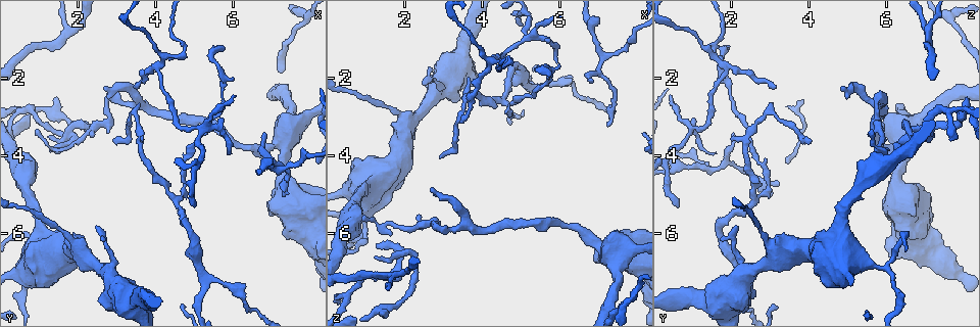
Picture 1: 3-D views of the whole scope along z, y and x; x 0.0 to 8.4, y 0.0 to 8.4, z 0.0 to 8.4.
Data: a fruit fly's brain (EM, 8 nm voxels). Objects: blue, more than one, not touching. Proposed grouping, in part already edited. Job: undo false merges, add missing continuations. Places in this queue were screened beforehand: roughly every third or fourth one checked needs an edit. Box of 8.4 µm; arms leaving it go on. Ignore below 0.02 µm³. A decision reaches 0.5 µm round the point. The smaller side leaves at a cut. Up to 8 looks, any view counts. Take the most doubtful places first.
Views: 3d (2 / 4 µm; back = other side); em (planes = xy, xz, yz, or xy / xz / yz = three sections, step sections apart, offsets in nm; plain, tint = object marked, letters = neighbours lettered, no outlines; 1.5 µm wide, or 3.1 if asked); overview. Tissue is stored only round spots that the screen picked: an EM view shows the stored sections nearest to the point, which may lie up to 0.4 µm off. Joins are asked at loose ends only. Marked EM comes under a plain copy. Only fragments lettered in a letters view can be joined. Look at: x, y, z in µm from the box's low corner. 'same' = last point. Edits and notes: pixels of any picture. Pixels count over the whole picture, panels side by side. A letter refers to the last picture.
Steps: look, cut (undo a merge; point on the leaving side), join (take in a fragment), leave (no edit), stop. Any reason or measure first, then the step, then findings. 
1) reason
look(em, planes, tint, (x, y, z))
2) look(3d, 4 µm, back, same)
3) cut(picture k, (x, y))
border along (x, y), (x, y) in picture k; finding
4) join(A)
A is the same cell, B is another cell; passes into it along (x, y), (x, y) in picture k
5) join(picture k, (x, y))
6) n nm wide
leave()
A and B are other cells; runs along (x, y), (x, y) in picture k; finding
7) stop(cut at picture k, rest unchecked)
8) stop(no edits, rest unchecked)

an open end
look(em, xz, step 8, letters, (1.25, 3.50, 6.60))

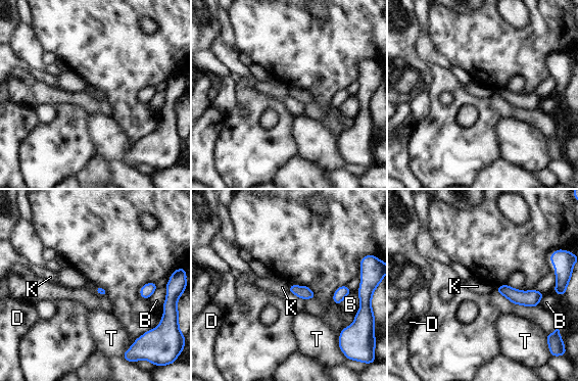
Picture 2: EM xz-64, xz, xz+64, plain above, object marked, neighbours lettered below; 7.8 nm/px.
leave()
B, D, K and T are other cells; border along (290, 285), (288, 291) in picture 2; no lettered fragment goes on from it

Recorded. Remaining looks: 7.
abrupt turn
look(em, planes, tint, (4.70, 1.25, 1.55))

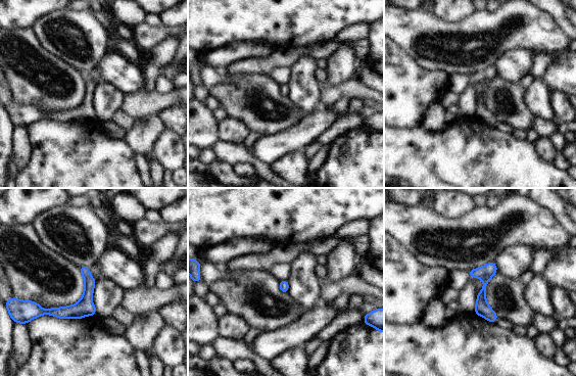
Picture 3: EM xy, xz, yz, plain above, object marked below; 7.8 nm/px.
look(em, planes, letters, same)

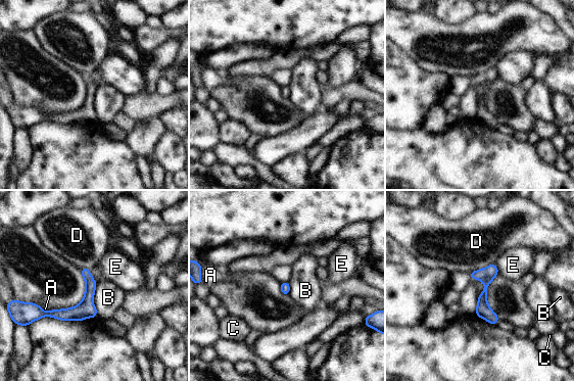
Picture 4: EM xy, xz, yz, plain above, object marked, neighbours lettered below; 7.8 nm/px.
80 nm wide
leave()
A, B, C, D and E are other cells; runs along (93, 283), (75, 314), (27, 310) in picture 4; one neuron here

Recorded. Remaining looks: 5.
thick turns thin
look(3d, 4 µm, (7.25, 4.45, 6.25))

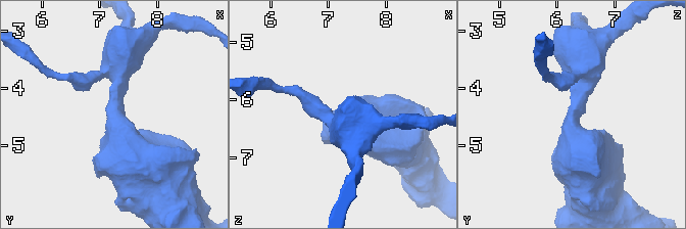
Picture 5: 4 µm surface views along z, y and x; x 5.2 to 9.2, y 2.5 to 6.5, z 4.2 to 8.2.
arms of 300, 850 nm; need the tissue
look(em, planes, tint, (7.25, 4.50, 6.25))

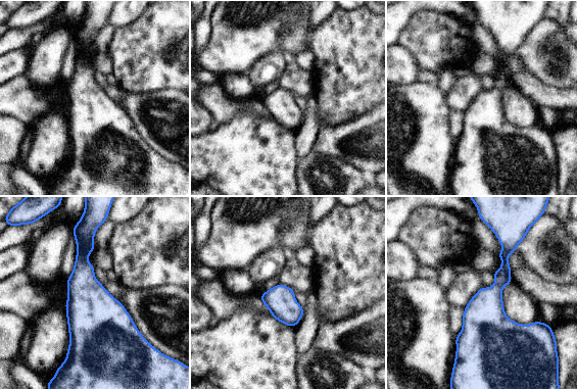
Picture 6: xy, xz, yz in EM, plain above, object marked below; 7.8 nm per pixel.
look(em, planes, letters, same)

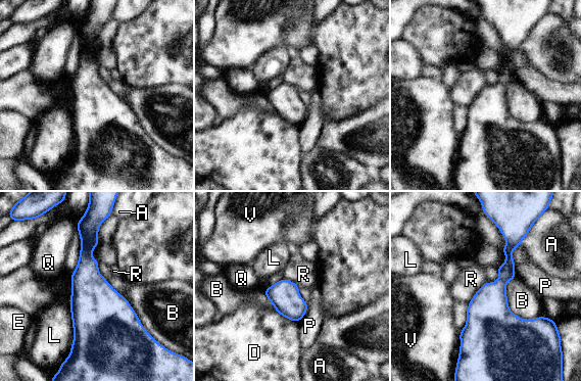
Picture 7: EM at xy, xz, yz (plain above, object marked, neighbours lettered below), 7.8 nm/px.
leave()
A, B, D, E, L, P, Q, R and V are other cells; border along (69, 298), (74, 341), (66, 356) in picture 7; continuous, no second neuron

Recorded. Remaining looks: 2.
stop(no edits, rest unchecked)

